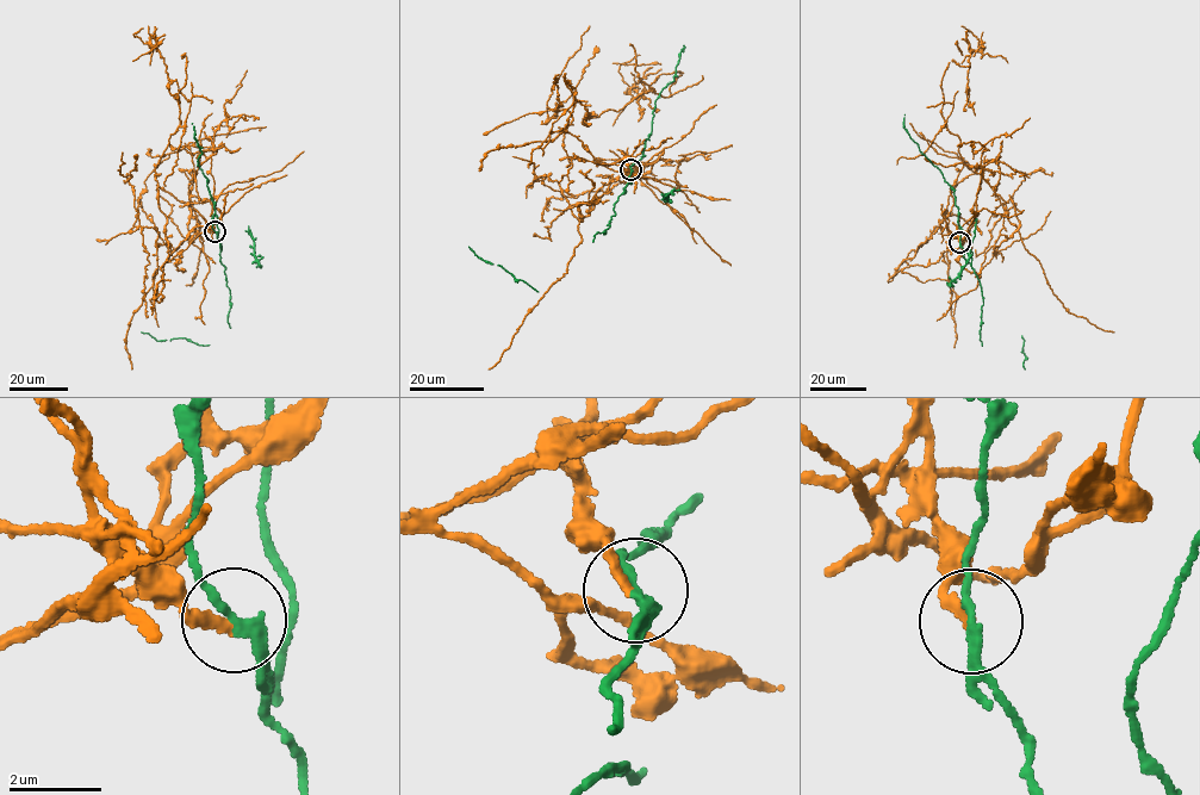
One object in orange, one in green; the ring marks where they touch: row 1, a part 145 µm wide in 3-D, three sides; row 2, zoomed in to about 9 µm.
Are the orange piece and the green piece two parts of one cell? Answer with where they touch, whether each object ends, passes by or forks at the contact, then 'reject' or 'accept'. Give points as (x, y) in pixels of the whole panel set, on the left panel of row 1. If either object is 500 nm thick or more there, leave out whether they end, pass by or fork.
place (215, 231); orange ends; green passes by; reject

